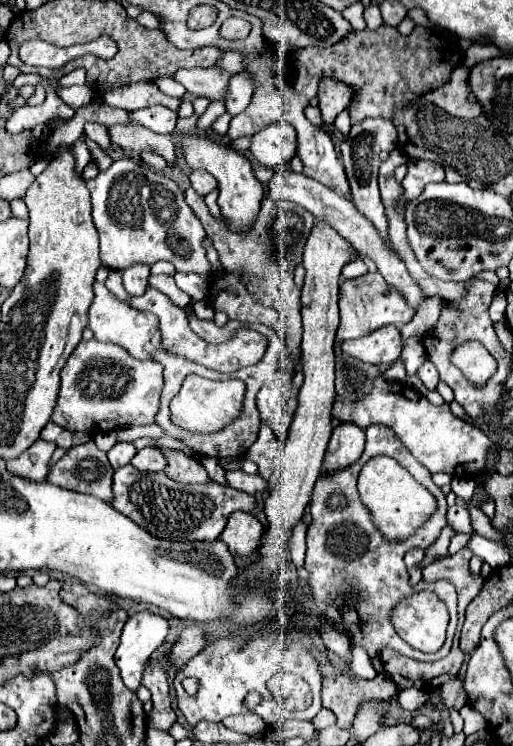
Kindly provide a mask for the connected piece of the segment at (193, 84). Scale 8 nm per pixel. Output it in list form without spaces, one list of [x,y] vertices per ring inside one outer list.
[[[213,65],[209,69],[179,69],[173,79],[183,83],[187,87],[187,93],[195,97],[203,95],[209,99],[225,101],[231,73]]]

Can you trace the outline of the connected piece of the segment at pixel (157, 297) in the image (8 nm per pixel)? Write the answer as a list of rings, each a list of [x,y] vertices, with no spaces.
[[[147,287],[147,291],[139,297],[131,297],[129,301],[131,307],[135,309],[141,309],[141,311],[149,311],[149,313],[155,313],[161,321],[161,333],[163,333],[163,347],[171,353],[177,353],[177,355],[183,355],[199,365],[207,365],[207,369],[215,369],[219,373],[233,373],[233,371],[239,371],[243,367],[249,367],[249,365],[255,365],[265,349],[267,349],[267,337],[263,337],[261,333],[253,331],[253,329],[247,329],[247,327],[241,327],[241,331],[235,331],[231,335],[231,339],[223,341],[221,345],[219,343],[209,343],[201,337],[197,337],[187,319],[185,319],[185,313],[181,307],[173,305],[171,299],[167,299],[167,295],[163,295],[161,291],[153,289],[153,287]]]

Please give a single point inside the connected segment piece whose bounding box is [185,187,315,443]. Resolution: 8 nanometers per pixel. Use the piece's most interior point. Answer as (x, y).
(265, 257)

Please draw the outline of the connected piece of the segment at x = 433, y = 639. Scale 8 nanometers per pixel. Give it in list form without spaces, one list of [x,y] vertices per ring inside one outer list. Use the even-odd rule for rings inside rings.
[[[421,591],[413,593],[405,599],[401,599],[393,611],[391,611],[391,625],[395,627],[397,635],[407,641],[411,647],[421,651],[437,651],[445,643],[445,633],[449,625],[449,611],[445,609],[445,603],[433,593],[433,591]]]

